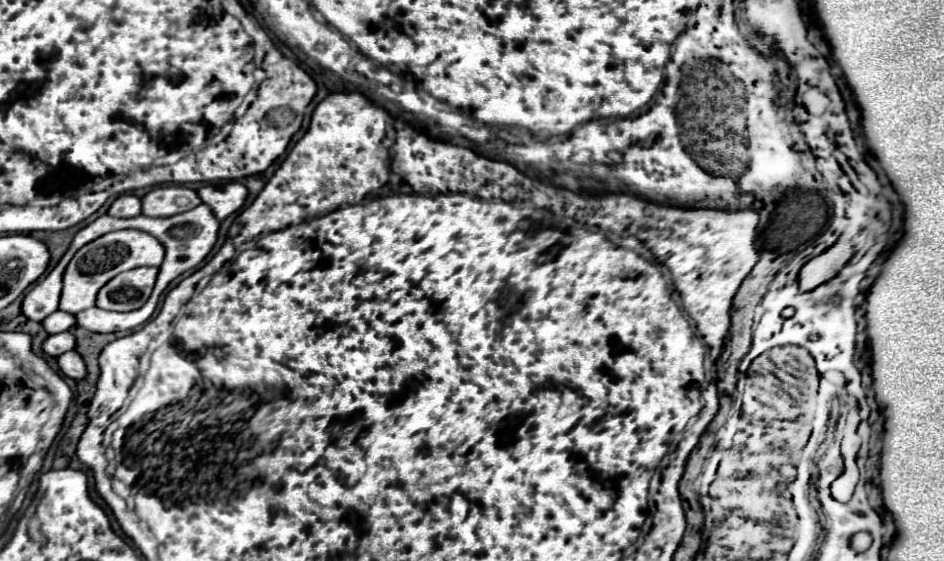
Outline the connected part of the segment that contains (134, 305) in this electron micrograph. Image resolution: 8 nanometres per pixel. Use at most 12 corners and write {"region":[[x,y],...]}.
{"region":[[157,267],[121,273],[101,289],[97,307],[135,311],[151,295]]}

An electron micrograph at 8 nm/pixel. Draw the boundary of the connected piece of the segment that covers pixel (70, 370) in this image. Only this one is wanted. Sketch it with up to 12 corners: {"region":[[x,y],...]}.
{"region":[[77,351],[57,357],[59,369],[71,379],[85,379],[87,365]]}

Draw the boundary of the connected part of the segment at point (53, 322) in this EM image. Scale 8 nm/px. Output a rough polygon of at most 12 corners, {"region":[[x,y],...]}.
{"region":[[65,311],[51,313],[43,327],[49,335],[69,331],[75,315]]}

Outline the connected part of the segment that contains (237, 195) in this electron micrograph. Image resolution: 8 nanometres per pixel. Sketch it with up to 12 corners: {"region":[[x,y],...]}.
{"region":[[237,181],[197,193],[219,221],[239,211],[247,187]]}

